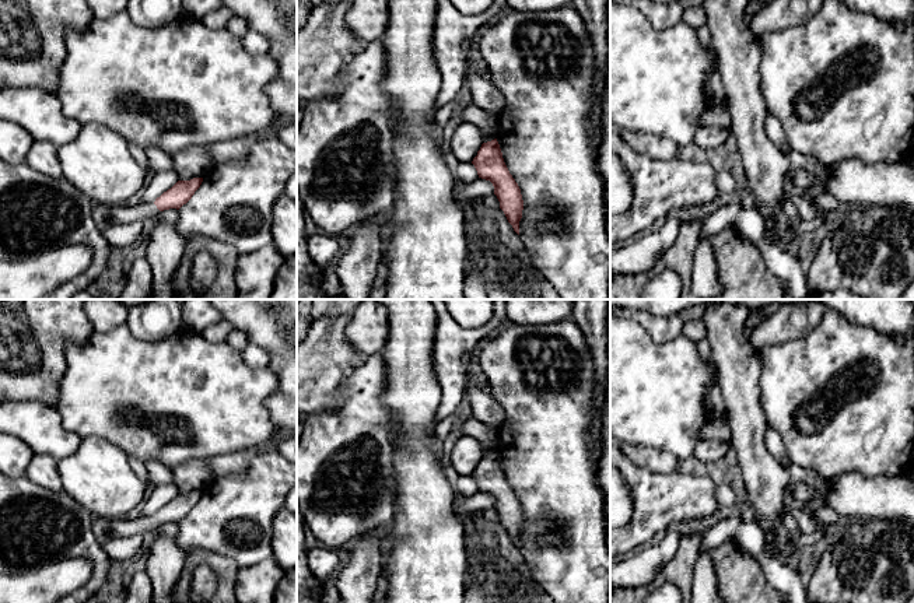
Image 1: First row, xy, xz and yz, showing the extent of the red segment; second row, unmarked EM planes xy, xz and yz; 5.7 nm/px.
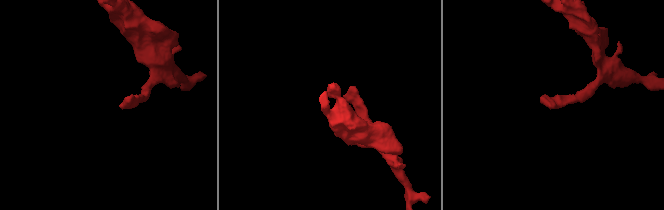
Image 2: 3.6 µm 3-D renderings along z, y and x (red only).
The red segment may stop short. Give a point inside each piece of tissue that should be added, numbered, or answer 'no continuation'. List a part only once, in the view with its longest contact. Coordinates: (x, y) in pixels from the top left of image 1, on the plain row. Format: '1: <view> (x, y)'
1: xy (104, 529)

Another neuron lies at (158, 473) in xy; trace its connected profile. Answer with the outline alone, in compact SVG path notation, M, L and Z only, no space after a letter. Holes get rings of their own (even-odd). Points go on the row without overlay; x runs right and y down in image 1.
M151 460L146 463L146 467L148 471L150 483L153 483L154 485L165 484L174 480L172 469L169 469L168 466Z

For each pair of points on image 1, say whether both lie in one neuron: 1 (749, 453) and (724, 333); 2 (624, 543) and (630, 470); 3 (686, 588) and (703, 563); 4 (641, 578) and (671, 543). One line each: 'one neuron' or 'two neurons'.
1: one neuron
2: one neuron
3: two neurons
4: one neuron

